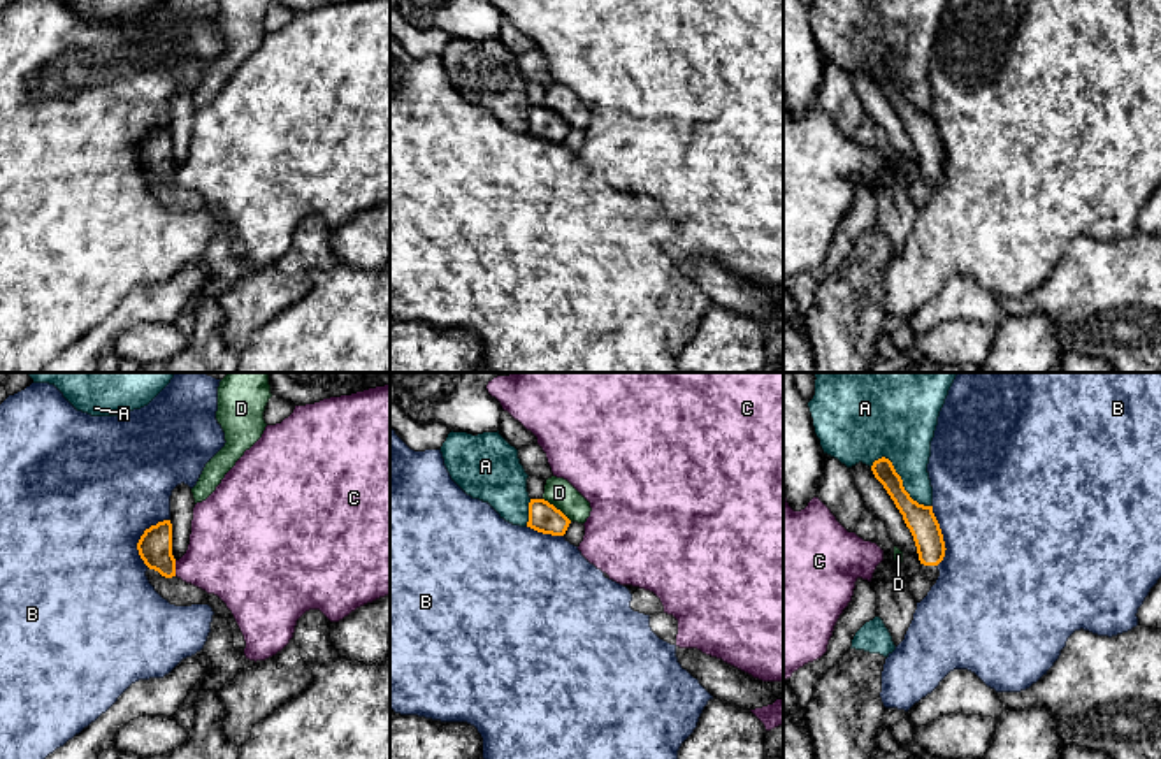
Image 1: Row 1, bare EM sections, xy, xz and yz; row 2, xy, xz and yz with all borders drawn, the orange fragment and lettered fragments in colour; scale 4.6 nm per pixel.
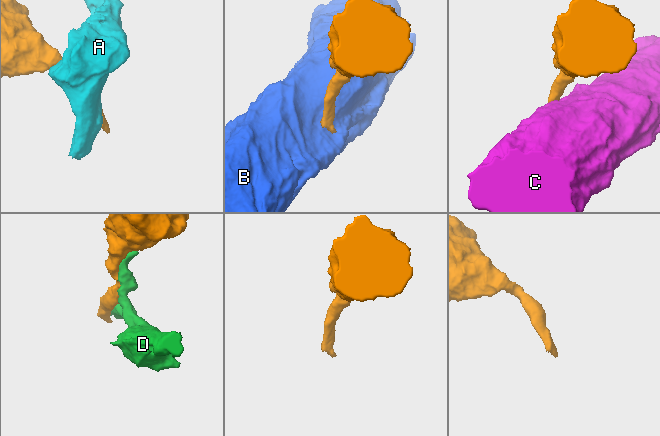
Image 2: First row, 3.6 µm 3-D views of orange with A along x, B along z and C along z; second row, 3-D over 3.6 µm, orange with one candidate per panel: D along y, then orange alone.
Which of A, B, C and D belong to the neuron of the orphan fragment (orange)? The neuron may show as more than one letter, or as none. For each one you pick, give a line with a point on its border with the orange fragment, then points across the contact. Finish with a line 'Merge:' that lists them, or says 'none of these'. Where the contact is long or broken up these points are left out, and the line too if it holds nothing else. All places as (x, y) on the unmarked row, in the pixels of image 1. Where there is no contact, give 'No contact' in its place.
Merge: none of these

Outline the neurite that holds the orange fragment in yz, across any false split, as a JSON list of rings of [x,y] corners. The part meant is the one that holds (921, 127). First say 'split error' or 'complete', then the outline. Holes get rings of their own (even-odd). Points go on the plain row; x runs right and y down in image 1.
split error; [[[882,63],[875,67],[871,77],[903,121],[903,126],[913,142],[919,167],[927,174],[926,181],[931,192],[934,192],[940,183],[936,172],[943,167],[947,155],[933,112],[919,111],[910,104],[903,93],[901,83],[889,65]]]

